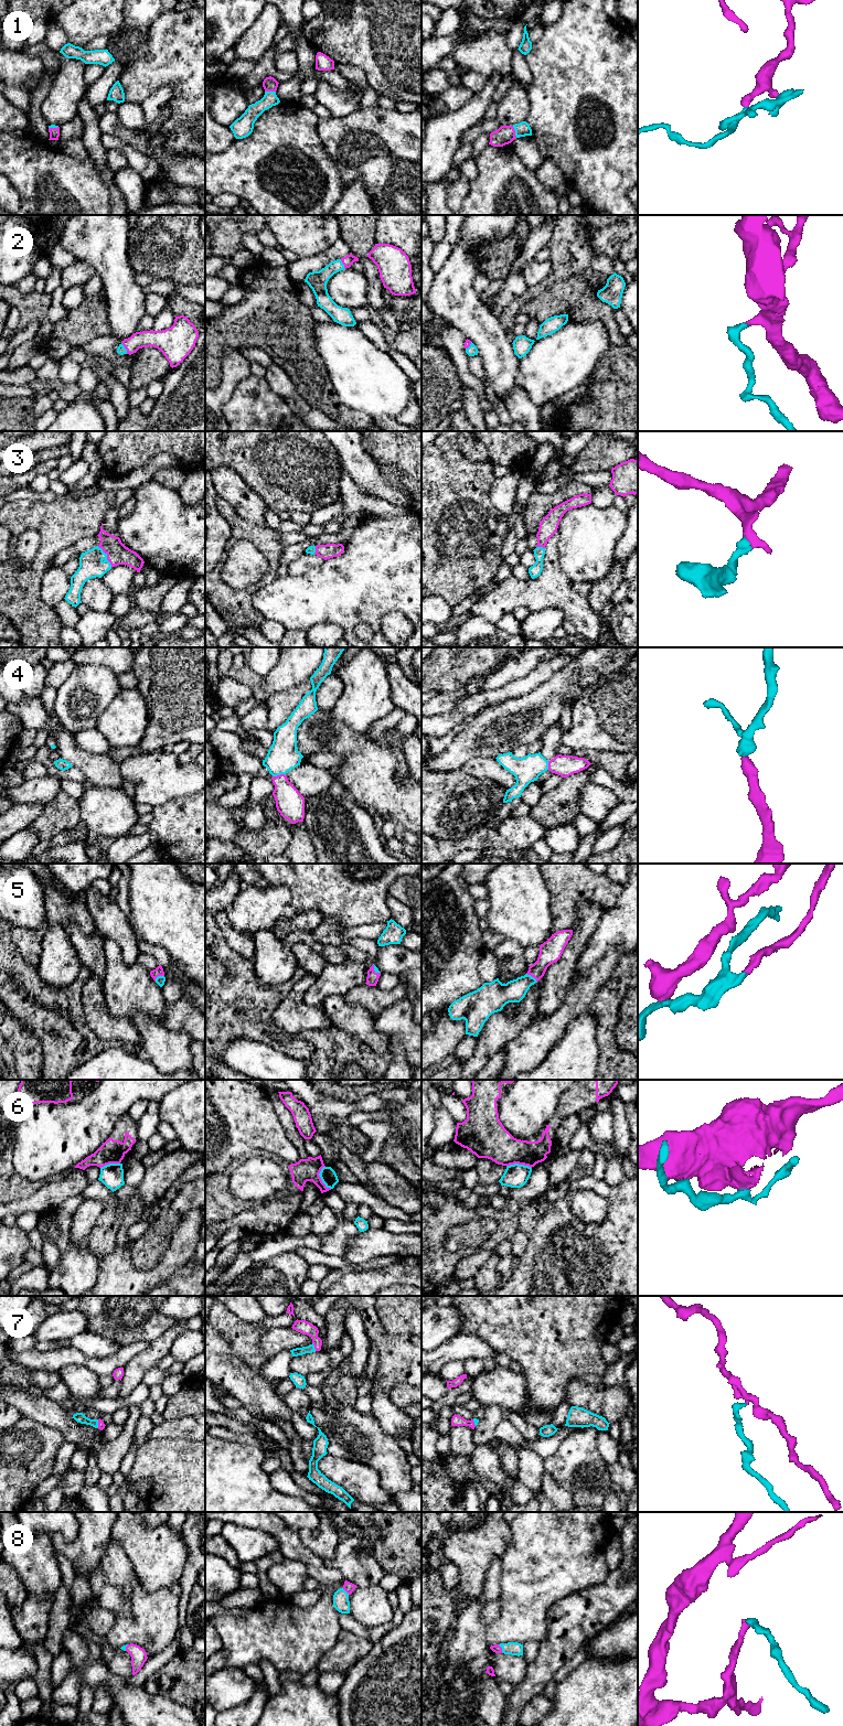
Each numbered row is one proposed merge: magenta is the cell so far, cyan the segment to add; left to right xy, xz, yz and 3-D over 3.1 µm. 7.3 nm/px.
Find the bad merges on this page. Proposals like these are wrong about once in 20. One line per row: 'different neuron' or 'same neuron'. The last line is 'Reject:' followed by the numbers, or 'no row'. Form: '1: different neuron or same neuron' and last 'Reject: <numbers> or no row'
1: same neuron
2: same neuron
3: same neuron
4: same neuron
5: same neuron
6: same neuron
7: same neuron
8: same neuron
Reject: no row

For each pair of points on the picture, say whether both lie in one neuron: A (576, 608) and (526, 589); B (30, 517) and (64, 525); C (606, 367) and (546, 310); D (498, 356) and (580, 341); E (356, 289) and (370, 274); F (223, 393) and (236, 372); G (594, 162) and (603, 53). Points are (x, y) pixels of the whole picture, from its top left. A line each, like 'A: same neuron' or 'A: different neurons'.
A: same neuron
B: same neuron
C: same neuron
D: different neurons
E: different neurons
F: same neuron
G: same neuron

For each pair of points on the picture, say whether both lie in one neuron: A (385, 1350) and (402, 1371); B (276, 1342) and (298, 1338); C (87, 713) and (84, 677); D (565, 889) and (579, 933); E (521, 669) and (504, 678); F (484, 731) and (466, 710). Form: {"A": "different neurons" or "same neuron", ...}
{"A": "same neuron", "B": "same neuron", "C": "same neuron", "D": "different neurons", "E": "same neuron", "F": "different neurons"}

